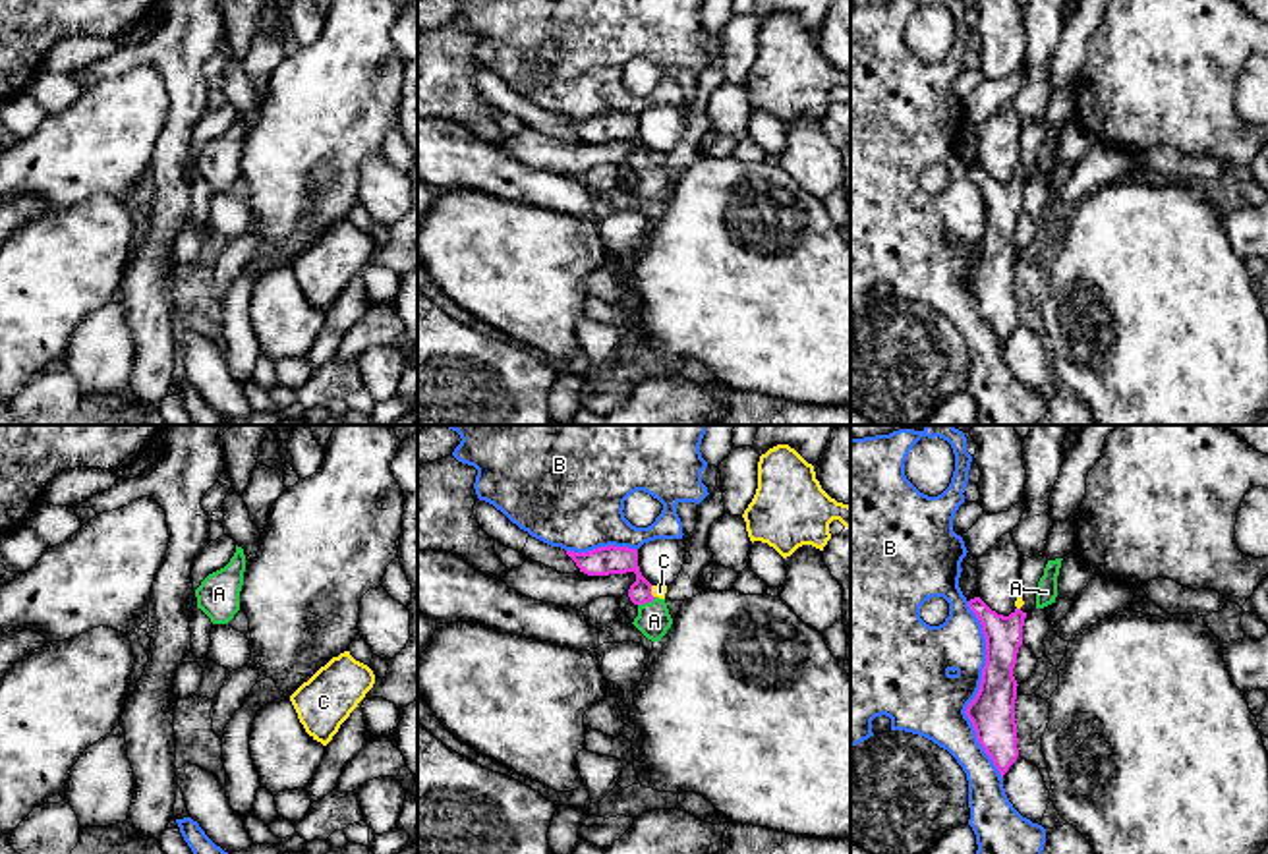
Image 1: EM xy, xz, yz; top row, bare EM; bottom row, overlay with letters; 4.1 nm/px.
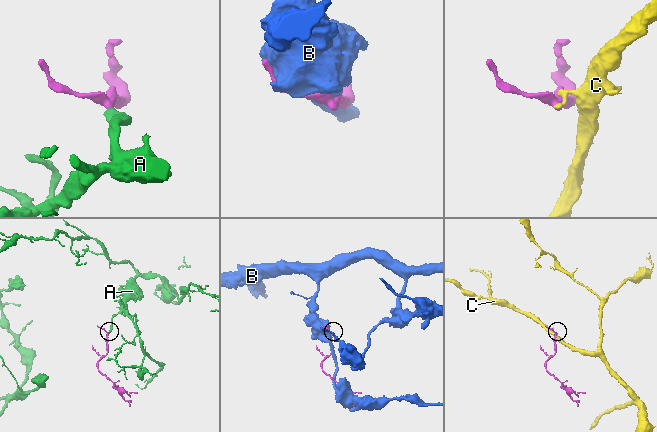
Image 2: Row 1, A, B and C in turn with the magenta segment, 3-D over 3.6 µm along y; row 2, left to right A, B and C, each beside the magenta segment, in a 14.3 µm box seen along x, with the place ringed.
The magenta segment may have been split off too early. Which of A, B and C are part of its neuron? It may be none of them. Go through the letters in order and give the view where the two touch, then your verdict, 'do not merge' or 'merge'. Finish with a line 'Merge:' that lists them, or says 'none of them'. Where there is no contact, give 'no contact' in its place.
A: meets magenta in xz; merge
B: meets magenta in yz; do not merge
C: meets magenta in xz; do not merge
Merge: A

